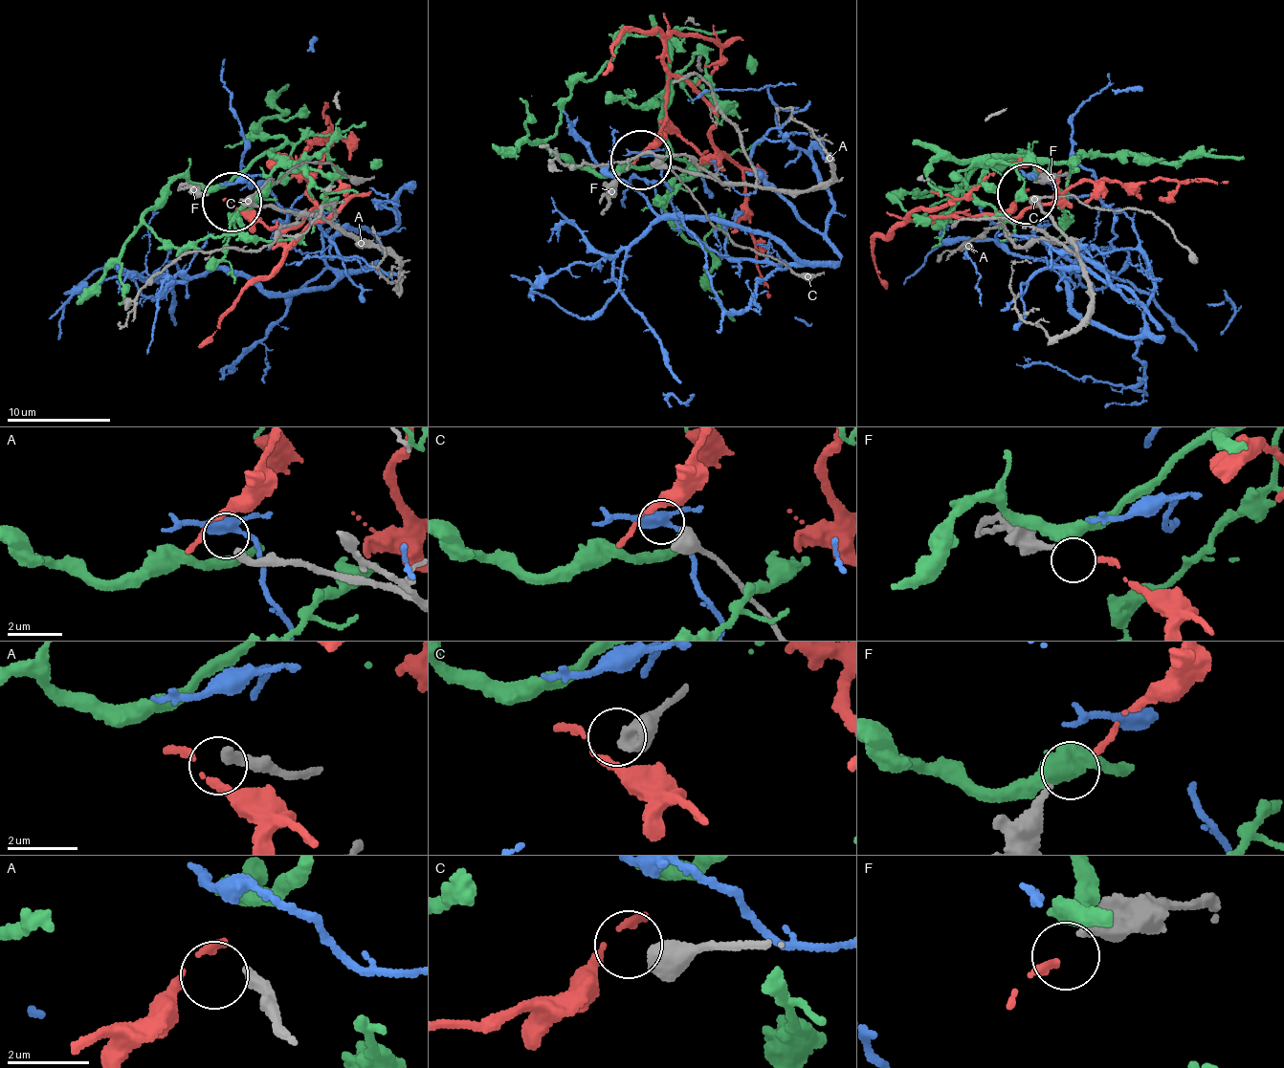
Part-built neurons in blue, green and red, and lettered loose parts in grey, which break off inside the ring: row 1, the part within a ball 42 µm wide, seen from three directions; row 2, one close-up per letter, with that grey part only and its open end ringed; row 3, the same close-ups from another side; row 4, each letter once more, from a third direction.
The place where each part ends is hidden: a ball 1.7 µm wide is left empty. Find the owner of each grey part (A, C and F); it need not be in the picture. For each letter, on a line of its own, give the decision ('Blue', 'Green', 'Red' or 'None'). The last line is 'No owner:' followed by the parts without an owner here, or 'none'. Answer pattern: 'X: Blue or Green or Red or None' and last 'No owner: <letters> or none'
A: None
C: None
F: Red
No owner: A, C

